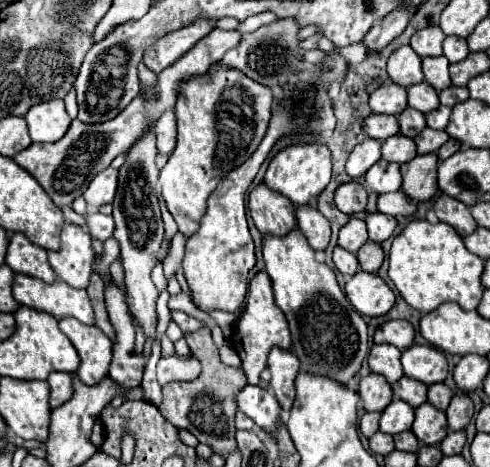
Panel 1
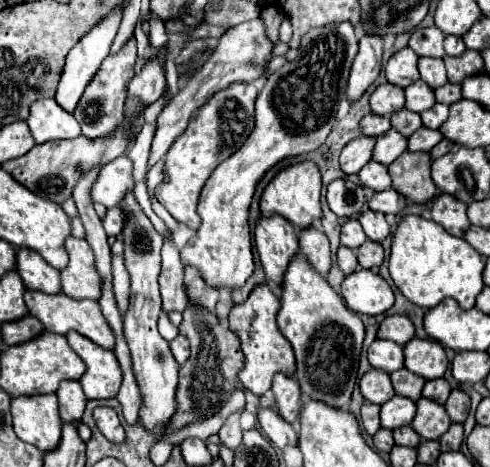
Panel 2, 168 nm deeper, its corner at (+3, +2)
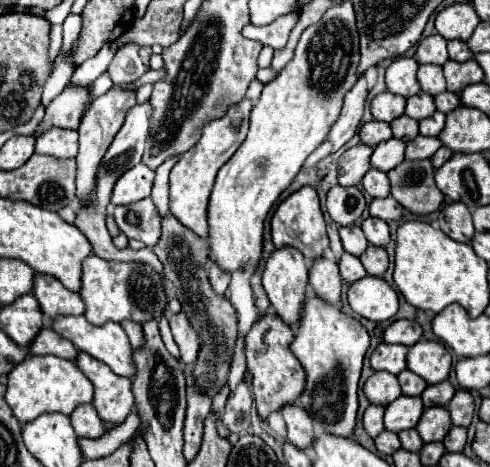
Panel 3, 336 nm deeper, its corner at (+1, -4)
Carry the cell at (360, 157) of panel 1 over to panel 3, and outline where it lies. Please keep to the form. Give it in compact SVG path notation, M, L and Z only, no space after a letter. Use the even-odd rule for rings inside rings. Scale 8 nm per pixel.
M358 143L358 145L354 145L354 147L350 147L348 151L342 153L340 165L338 165L338 183L342 187L358 185L362 181L362 177L370 169L372 151L374 151L372 147Z

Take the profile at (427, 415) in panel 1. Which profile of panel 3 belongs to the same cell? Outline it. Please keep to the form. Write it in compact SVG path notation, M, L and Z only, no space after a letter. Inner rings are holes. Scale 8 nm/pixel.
M428 407L424 409L416 429L424 443L432 443L432 441L442 441L450 431L450 425L452 421L446 407Z

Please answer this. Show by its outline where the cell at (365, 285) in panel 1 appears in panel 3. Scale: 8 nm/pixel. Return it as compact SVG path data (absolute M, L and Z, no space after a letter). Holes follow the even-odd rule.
M370 275L350 285L348 303L360 317L370 321L386 321L398 311L396 291L382 277Z

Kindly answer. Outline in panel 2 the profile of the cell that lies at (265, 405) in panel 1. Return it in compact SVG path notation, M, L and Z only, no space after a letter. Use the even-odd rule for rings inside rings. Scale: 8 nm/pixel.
M260 407L258 411L260 427L268 435L268 439L278 447L284 449L286 445L298 445L298 433L288 425L280 415L276 415L270 407Z

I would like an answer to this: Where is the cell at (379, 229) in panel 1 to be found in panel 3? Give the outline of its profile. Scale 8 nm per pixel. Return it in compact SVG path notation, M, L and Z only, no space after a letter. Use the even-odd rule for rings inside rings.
M368 217L368 219L364 219L362 231L364 231L366 239L368 239L372 245L386 247L388 241L390 241L388 225L386 225L386 221L382 221L382 219L378 219L378 217Z

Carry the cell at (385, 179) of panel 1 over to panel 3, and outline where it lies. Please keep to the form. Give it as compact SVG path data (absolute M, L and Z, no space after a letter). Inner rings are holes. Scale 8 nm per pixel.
M370 169L364 179L362 179L362 187L370 197L388 197L390 195L390 181L388 175L384 171L378 169Z

